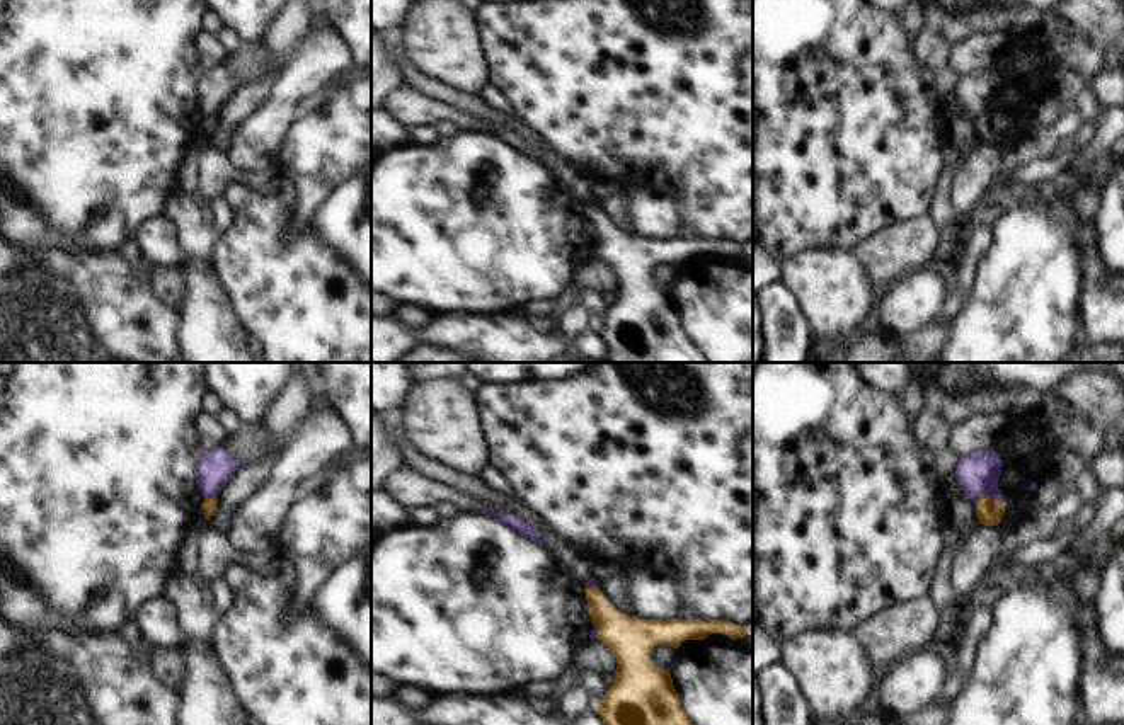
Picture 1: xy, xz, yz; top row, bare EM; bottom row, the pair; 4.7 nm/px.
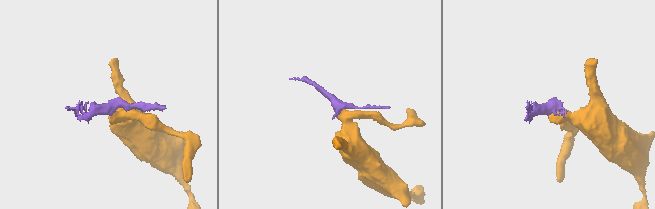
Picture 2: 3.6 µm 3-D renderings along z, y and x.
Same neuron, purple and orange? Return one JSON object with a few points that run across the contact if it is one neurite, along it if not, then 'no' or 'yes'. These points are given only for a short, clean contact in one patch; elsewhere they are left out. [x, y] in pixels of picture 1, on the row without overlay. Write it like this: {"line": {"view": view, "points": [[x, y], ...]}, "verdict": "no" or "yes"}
{"line": {"view": "yz", "points": [[990, 113], [1002, 119]]}, "verdict": "no"}

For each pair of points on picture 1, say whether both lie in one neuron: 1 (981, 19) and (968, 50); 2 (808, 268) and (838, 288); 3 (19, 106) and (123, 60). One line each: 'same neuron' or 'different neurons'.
1: different neurons
2: same neuron
3: same neuron

